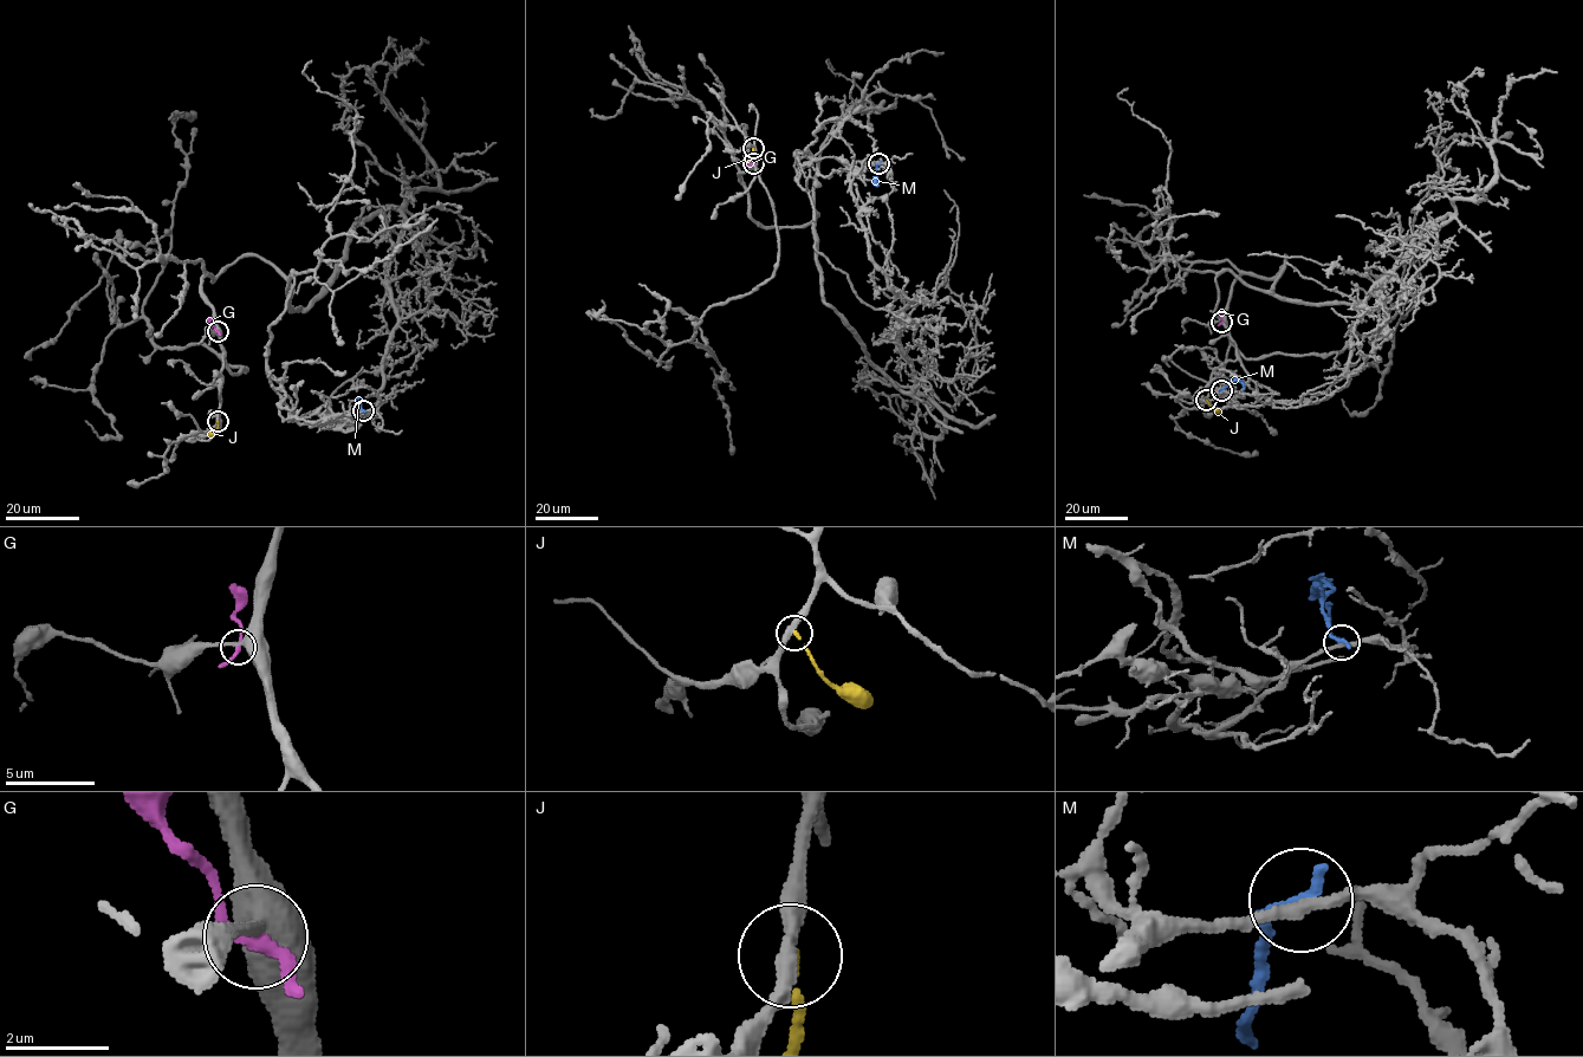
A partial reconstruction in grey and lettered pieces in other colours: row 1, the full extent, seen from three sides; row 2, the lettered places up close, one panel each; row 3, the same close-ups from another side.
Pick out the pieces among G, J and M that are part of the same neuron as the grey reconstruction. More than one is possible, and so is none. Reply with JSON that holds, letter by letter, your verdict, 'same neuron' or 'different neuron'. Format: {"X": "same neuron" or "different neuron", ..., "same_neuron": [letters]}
{"G": "different neuron", "J": "different neuron", "M": "different neuron", "same_neuron": []}

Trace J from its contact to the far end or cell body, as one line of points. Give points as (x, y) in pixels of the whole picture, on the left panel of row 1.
J: (216, 421), (218, 428), (208, 436)

